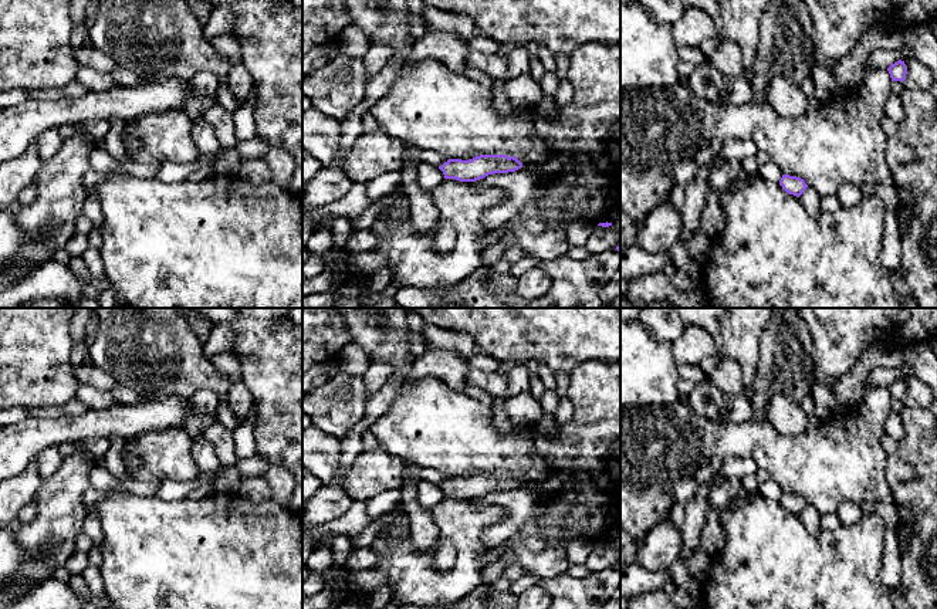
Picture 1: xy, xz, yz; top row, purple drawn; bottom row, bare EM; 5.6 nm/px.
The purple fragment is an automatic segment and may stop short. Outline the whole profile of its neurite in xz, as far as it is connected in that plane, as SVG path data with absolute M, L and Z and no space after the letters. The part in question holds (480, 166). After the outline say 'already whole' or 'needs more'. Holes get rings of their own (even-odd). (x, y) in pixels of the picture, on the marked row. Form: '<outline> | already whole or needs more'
M480 155L468 160L449 159L439 169L444 179L460 182L476 182L488 175L515 172L522 163L514 156L505 155Z | already whole

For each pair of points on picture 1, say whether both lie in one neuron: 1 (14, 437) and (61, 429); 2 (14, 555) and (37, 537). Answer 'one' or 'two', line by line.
1: one
2: two

